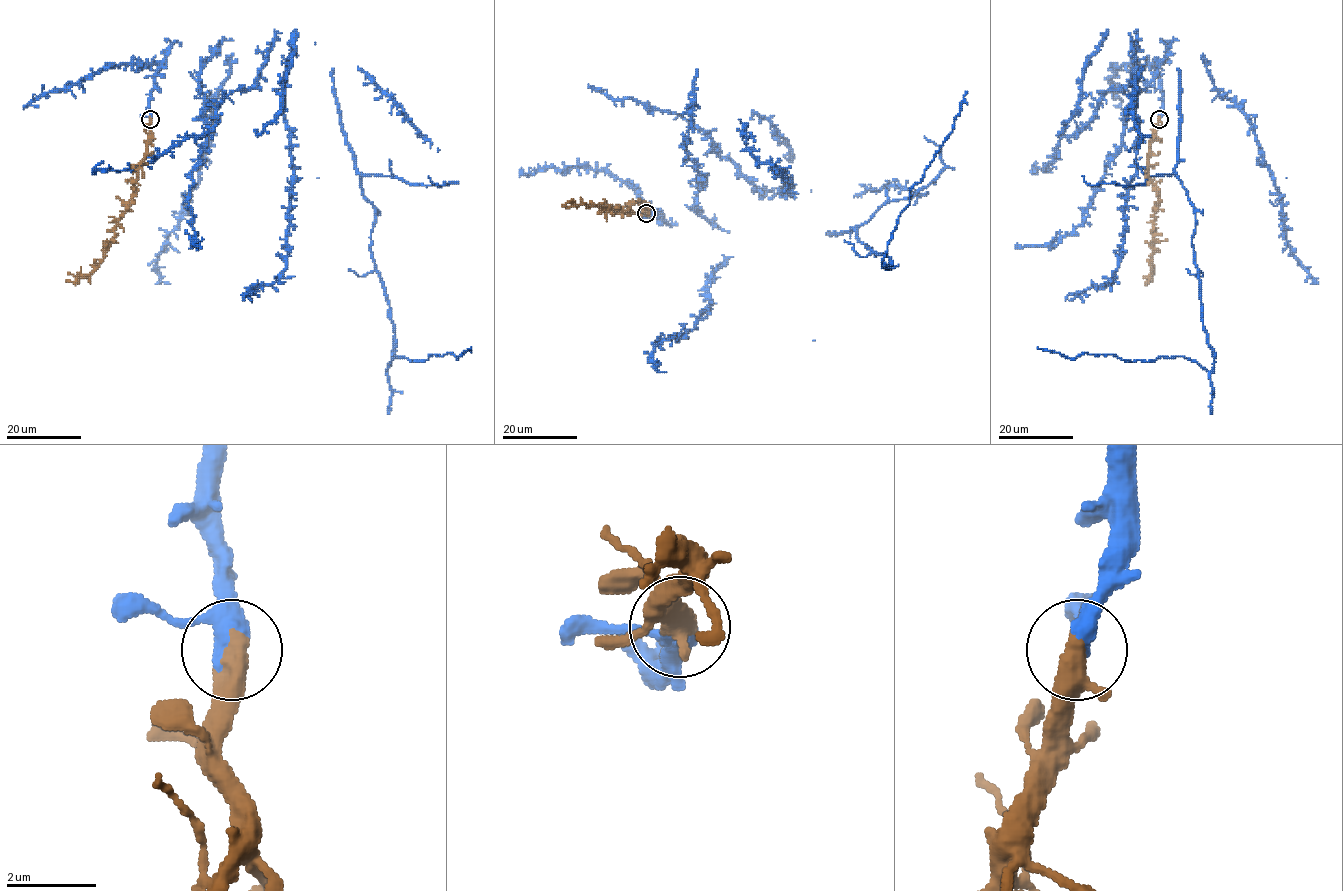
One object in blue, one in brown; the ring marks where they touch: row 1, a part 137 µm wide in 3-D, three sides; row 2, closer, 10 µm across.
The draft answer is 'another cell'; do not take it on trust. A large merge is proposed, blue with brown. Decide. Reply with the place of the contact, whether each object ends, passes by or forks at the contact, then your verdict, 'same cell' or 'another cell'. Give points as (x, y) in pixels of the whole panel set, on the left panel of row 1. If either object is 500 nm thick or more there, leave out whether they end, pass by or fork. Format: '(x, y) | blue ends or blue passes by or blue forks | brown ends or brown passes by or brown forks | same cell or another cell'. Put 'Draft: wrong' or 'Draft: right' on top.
Draft: wrong
(150, 119) | blue passes by | brown passes by | same cell

